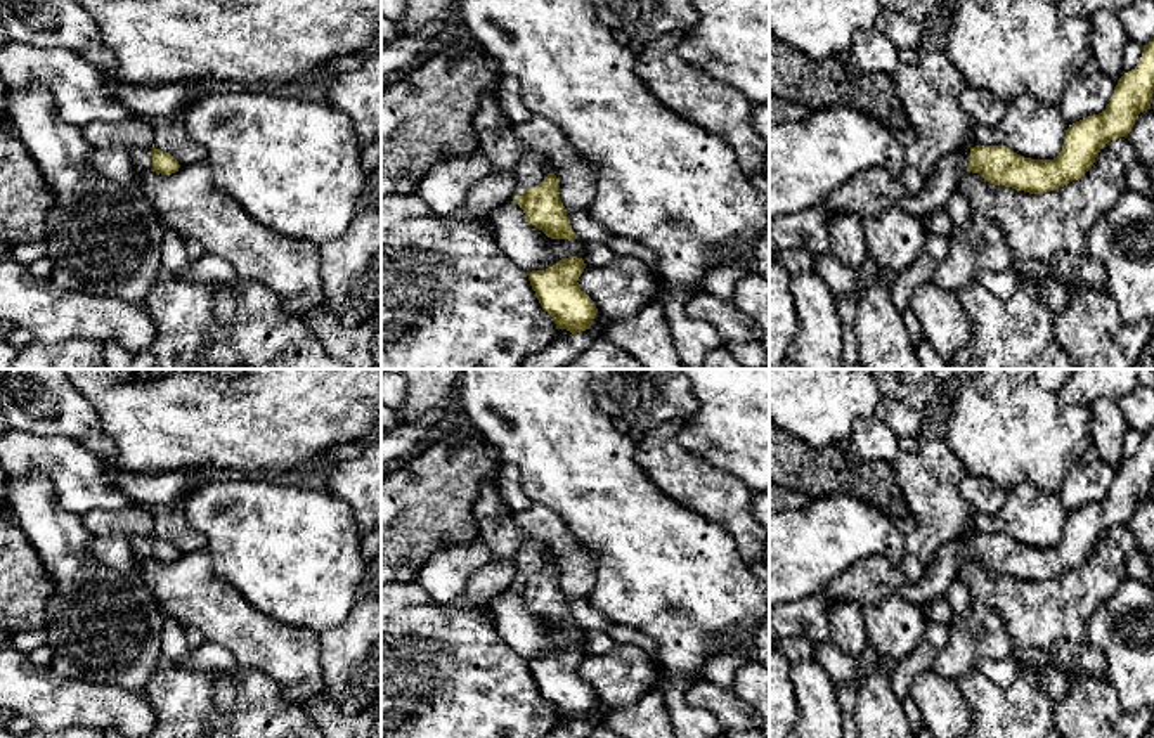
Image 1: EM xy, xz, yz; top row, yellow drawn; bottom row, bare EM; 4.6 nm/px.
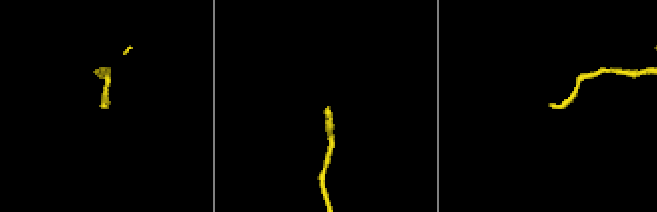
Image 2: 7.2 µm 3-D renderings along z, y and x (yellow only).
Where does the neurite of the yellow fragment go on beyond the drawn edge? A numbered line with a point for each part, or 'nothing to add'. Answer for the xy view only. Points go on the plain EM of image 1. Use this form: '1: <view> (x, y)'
1: xy (141, 546)

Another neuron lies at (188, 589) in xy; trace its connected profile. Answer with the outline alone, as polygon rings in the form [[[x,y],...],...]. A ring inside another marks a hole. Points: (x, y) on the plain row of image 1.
[[[208,549],[172,563],[135,558],[135,568],[158,606],[227,648],[239,665],[263,672],[289,702],[324,696],[319,634],[256,610],[215,573]]]

